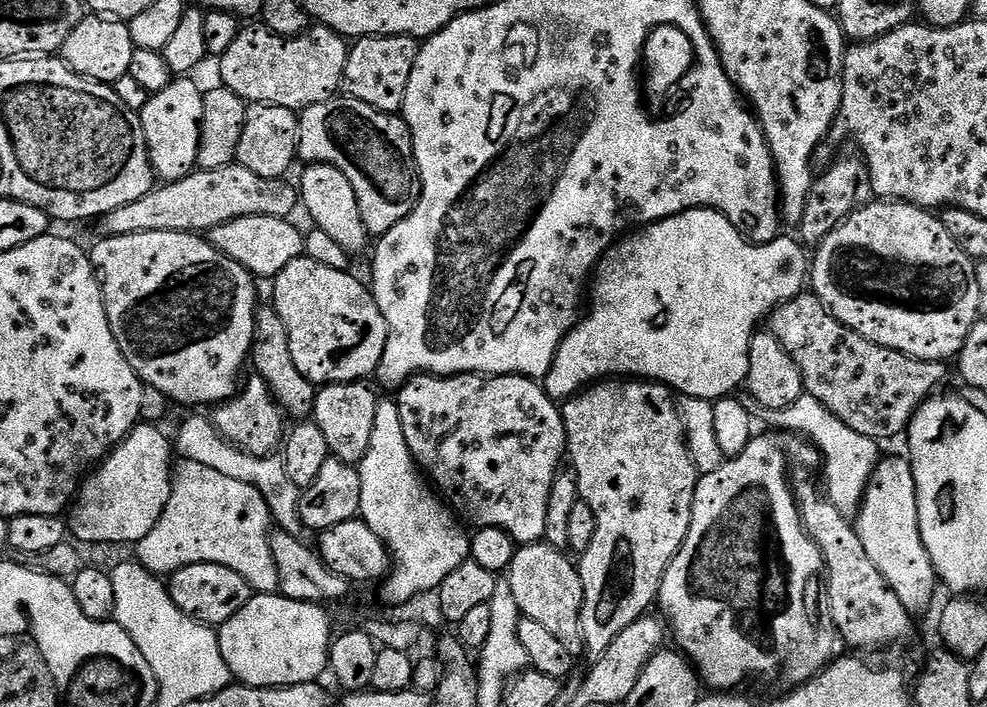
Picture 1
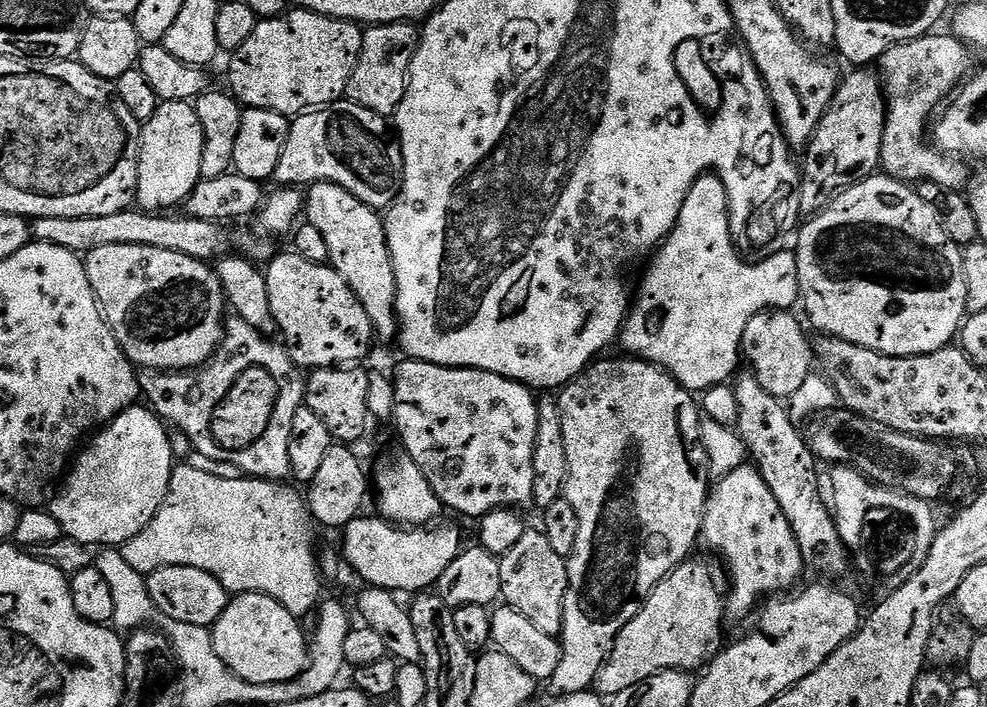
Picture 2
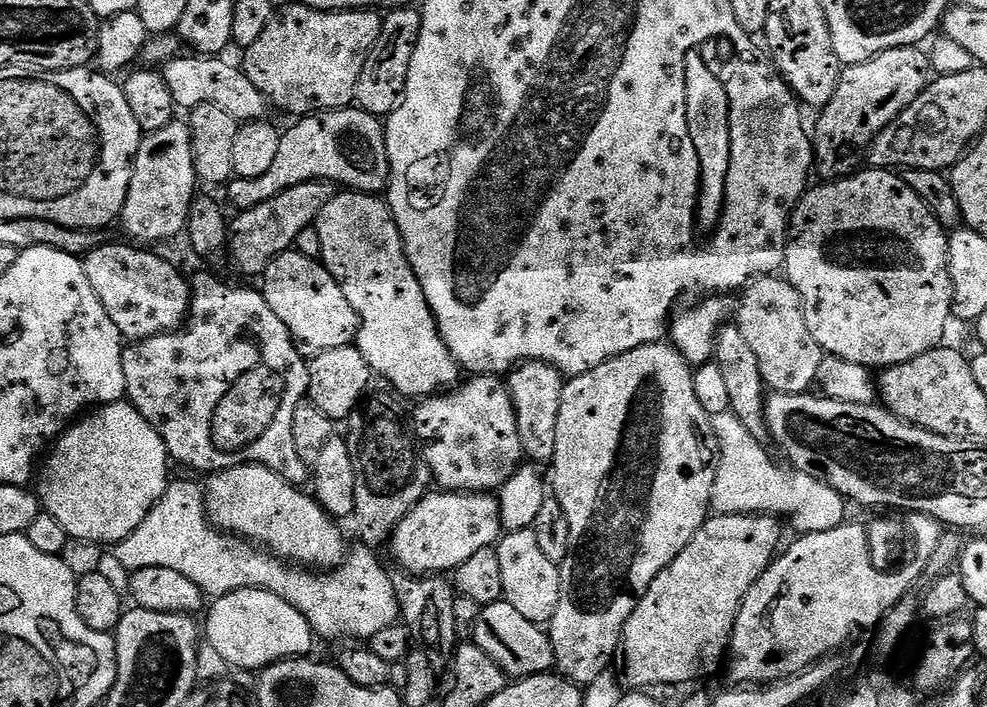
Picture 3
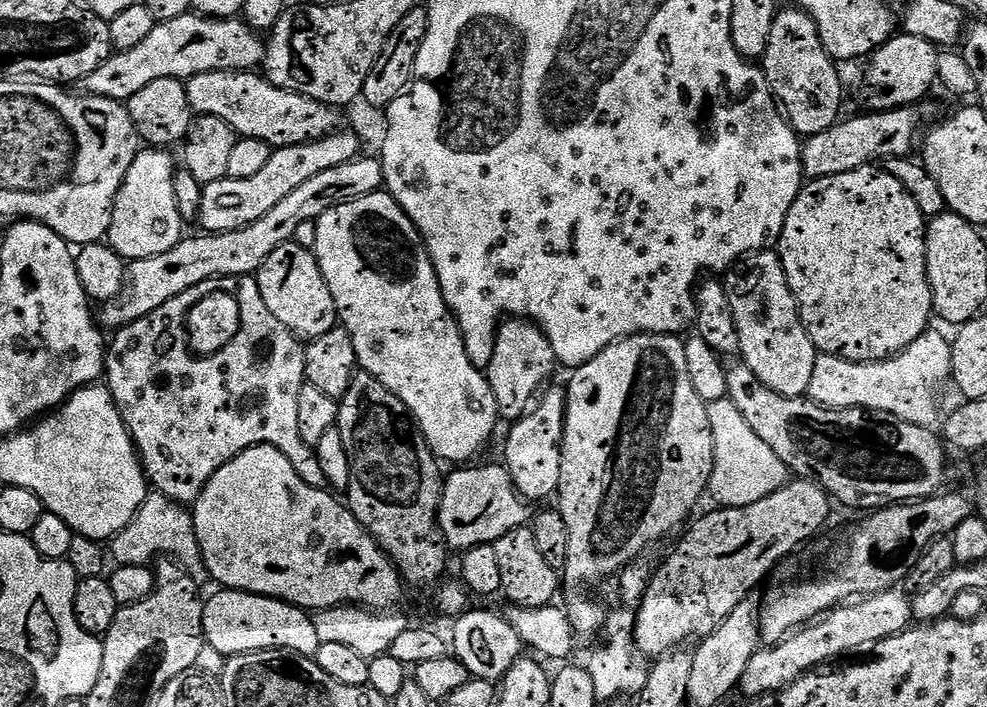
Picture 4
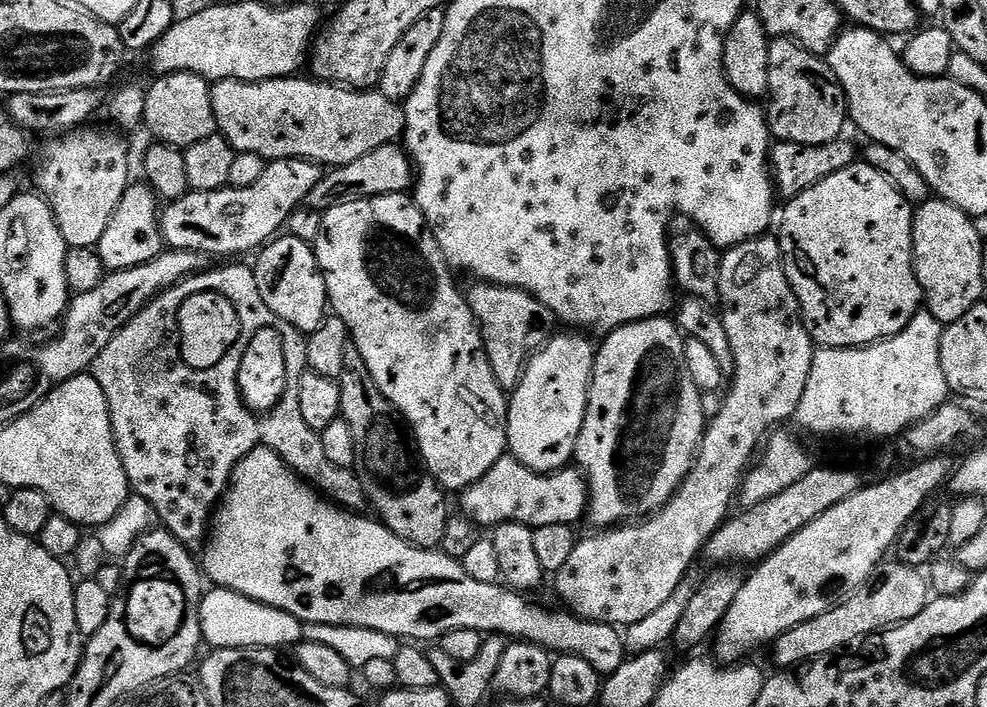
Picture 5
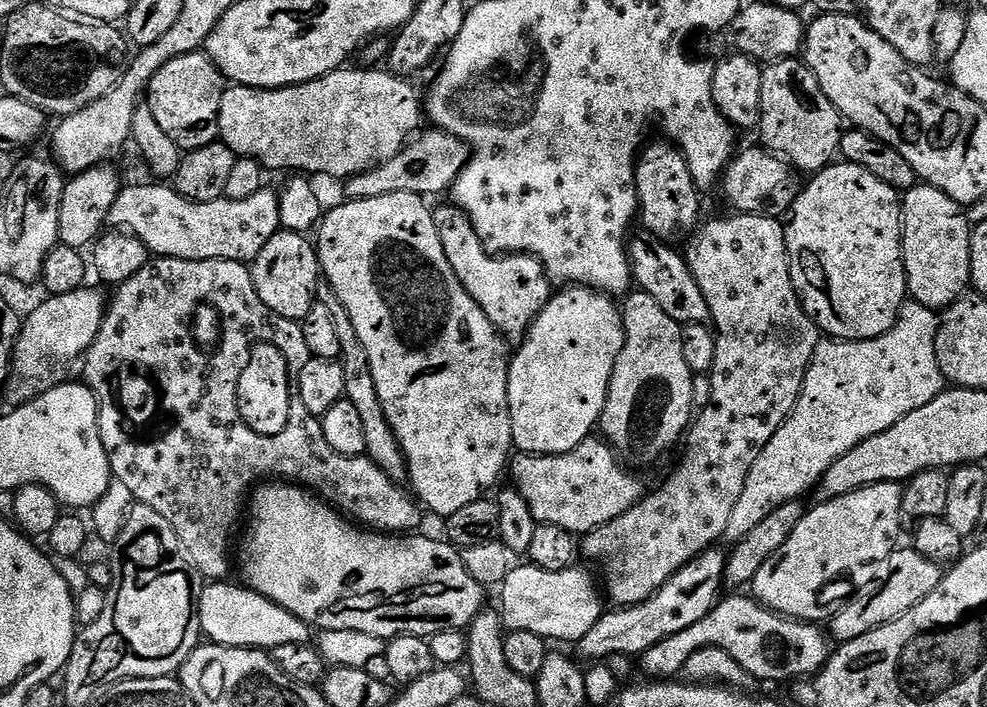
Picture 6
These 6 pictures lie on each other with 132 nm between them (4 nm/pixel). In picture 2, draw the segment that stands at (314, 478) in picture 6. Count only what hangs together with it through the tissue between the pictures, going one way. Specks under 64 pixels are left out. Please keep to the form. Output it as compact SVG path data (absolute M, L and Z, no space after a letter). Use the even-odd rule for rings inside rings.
M232 318L225 323L224 341L220 343L220 349L212 355L207 364L187 372L153 372L145 371L140 376L140 390L143 399L147 401L153 412L161 420L167 422L173 429L184 432L184 436L193 445L195 451L206 454L206 458L214 458L218 462L226 462L230 466L238 466L238 470L245 477L256 477L260 480L284 482L292 475L290 470L290 422L294 422L294 410L302 406L280 406L270 422L270 430L264 434L264 438L256 444L254 450L248 450L244 454L224 454L212 446L208 424L212 410L220 396L228 390L236 374L240 374L242 368L260 364L272 368L274 364L291 362L288 349L283 343L264 336L250 322L242 322L239 318Z

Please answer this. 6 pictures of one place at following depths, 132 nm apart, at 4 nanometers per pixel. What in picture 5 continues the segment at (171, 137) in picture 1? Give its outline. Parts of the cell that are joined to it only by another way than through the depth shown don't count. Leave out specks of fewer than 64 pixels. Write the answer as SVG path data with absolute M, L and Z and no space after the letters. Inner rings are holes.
M129 183L122 194L122 202L118 202L118 210L114 210L114 218L110 218L110 226L106 226L106 234L102 234L98 251L105 269L108 272L121 272L134 266L142 266L155 256L165 251L164 236L160 233L158 215L158 197L147 183Z

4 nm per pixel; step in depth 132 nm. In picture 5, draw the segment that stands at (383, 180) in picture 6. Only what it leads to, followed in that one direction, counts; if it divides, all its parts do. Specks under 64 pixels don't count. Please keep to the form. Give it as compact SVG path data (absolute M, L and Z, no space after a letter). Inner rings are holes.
M399 143L378 146L378 150L370 150L370 154L358 158L358 162L350 162L341 168L333 168L321 175L318 186L310 190L306 204L315 212L323 213L346 202L365 200L371 196L407 193L414 184L414 165L412 157Z

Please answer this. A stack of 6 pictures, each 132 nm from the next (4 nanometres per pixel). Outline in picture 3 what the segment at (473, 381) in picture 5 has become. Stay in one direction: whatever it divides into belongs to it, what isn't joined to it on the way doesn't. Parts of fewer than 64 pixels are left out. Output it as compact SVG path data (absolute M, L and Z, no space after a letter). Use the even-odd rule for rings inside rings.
M344 190L326 202L314 226L322 242L320 260L334 282L342 286L342 294L346 294L346 302L350 302L354 314L358 314L360 333L356 336L355 347L360 349L373 373L389 380L404 396L427 398L451 389L461 379L462 369L442 342L436 319L404 252L404 239L387 203L376 194Z

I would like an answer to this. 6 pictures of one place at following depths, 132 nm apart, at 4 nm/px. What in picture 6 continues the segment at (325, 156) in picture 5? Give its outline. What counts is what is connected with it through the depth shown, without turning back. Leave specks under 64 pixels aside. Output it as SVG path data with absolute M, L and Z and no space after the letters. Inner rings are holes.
M372 66L352 67L337 68L322 78L289 88L247 88L241 84L225 87L218 114L220 140L234 150L237 158L256 160L265 170L292 168L288 170L296 174L321 172L324 176L337 176L340 182L374 170L382 162L390 162L421 127L421 93L420 96L416 93L411 79L397 76L391 70L375 72Z

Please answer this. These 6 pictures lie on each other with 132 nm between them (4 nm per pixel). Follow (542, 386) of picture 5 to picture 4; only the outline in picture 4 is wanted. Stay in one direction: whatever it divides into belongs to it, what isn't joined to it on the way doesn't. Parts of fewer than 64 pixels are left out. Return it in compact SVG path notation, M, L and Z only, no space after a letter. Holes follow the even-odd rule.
M552 386L537 399L531 412L521 420L515 421L508 432L508 441L504 444L503 463L506 465L510 478L514 482L516 491L525 501L544 500L547 496L555 497L560 490L560 475L562 474L562 438L564 437L564 411L568 405L566 392L563 387Z

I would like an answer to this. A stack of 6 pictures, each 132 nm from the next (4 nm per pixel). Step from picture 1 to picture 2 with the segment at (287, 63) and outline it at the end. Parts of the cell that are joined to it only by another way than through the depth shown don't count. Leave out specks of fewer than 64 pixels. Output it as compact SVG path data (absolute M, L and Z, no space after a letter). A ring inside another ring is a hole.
M297 7L285 11L282 16L260 20L254 26L250 39L231 53L227 87L244 108L274 110L289 118L317 108L327 108L329 104L337 103L348 91L354 66L358 66L358 58L362 54L364 33L365 29L355 20L336 20L332 16Z

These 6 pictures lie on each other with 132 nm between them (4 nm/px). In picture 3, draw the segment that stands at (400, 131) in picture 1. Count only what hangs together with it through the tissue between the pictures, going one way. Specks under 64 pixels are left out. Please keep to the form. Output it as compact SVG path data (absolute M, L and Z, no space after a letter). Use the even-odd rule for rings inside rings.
M359 106L335 108L333 112L313 112L311 116L302 116L295 121L289 132L285 131L278 142L278 154L274 157L274 163L262 178L250 178L242 180L233 178L228 181L227 203L233 204L236 212L245 212L278 194L282 190L290 190L290 186L298 186L302 182L311 180L326 180L330 184L343 186L353 192L366 192L380 194L388 187L388 181L392 175L392 167L386 154L386 142L384 141L384 124L381 117L372 116L364 112Z

